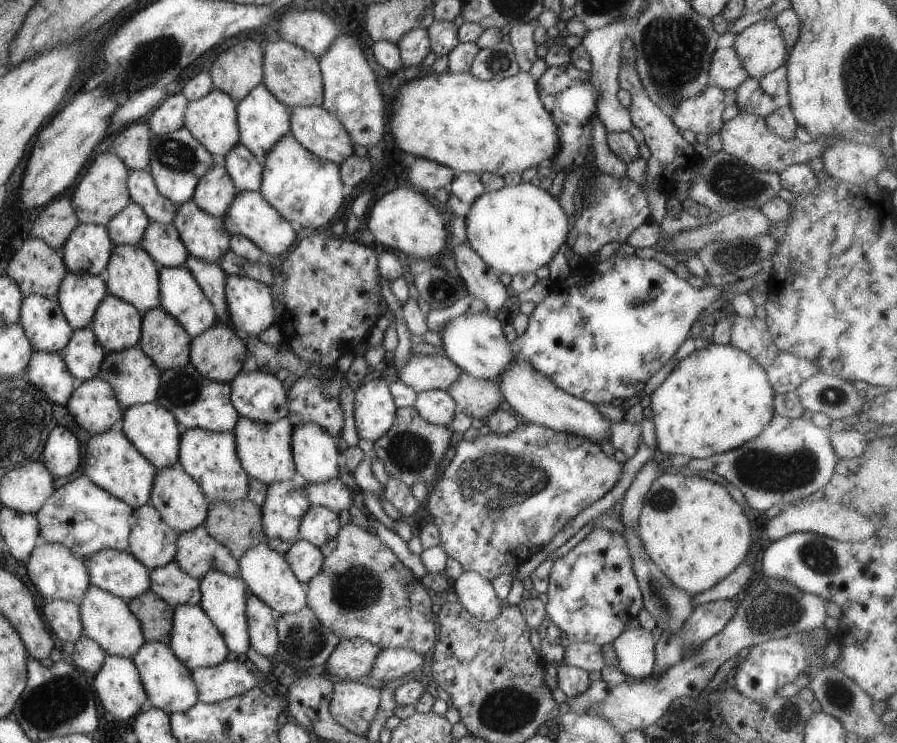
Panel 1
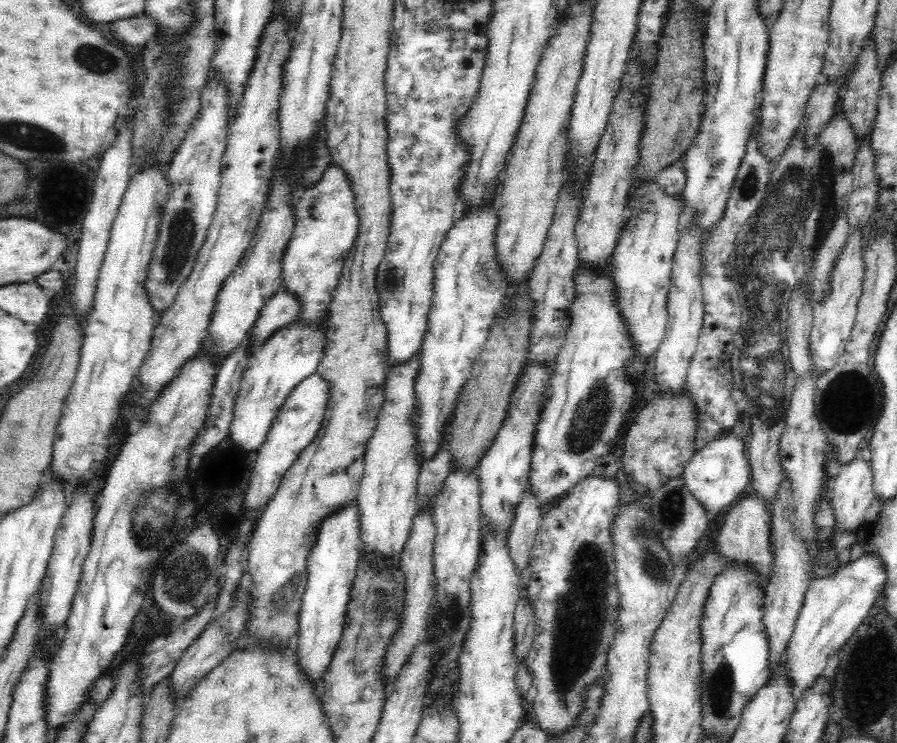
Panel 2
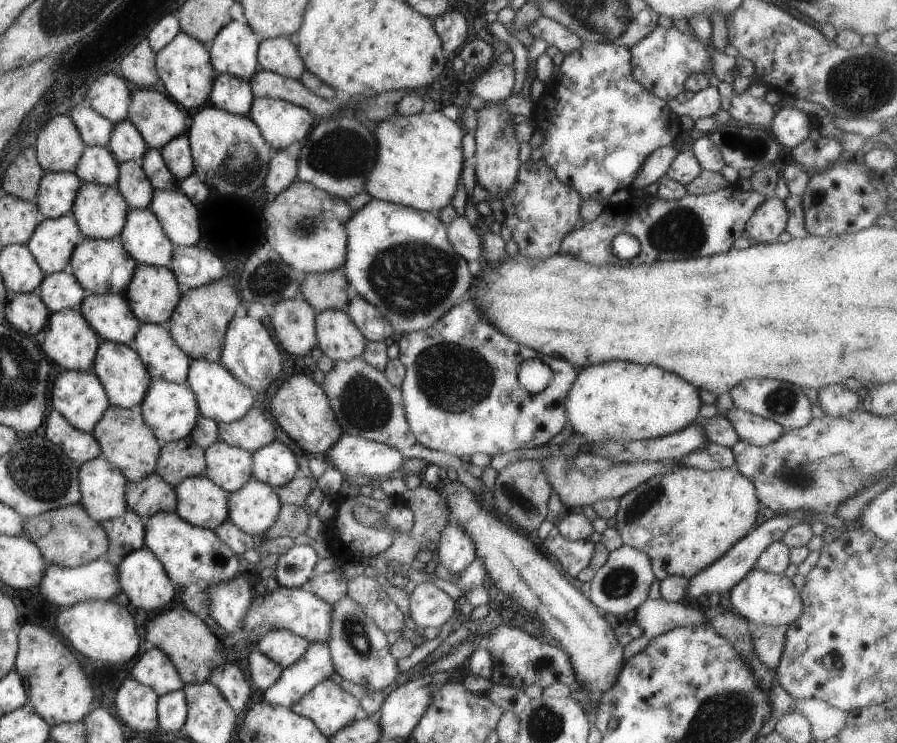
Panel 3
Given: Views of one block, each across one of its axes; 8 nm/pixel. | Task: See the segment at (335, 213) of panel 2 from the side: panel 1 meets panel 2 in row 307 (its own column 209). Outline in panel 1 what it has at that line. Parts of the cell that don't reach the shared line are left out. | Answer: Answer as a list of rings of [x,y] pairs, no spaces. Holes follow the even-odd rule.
[[[185,265],[177,267],[160,267],[158,269],[158,300],[159,306],[185,329],[185,332],[194,337],[206,328],[211,328],[216,322],[216,313],[212,304],[205,298],[201,287],[195,282]]]

